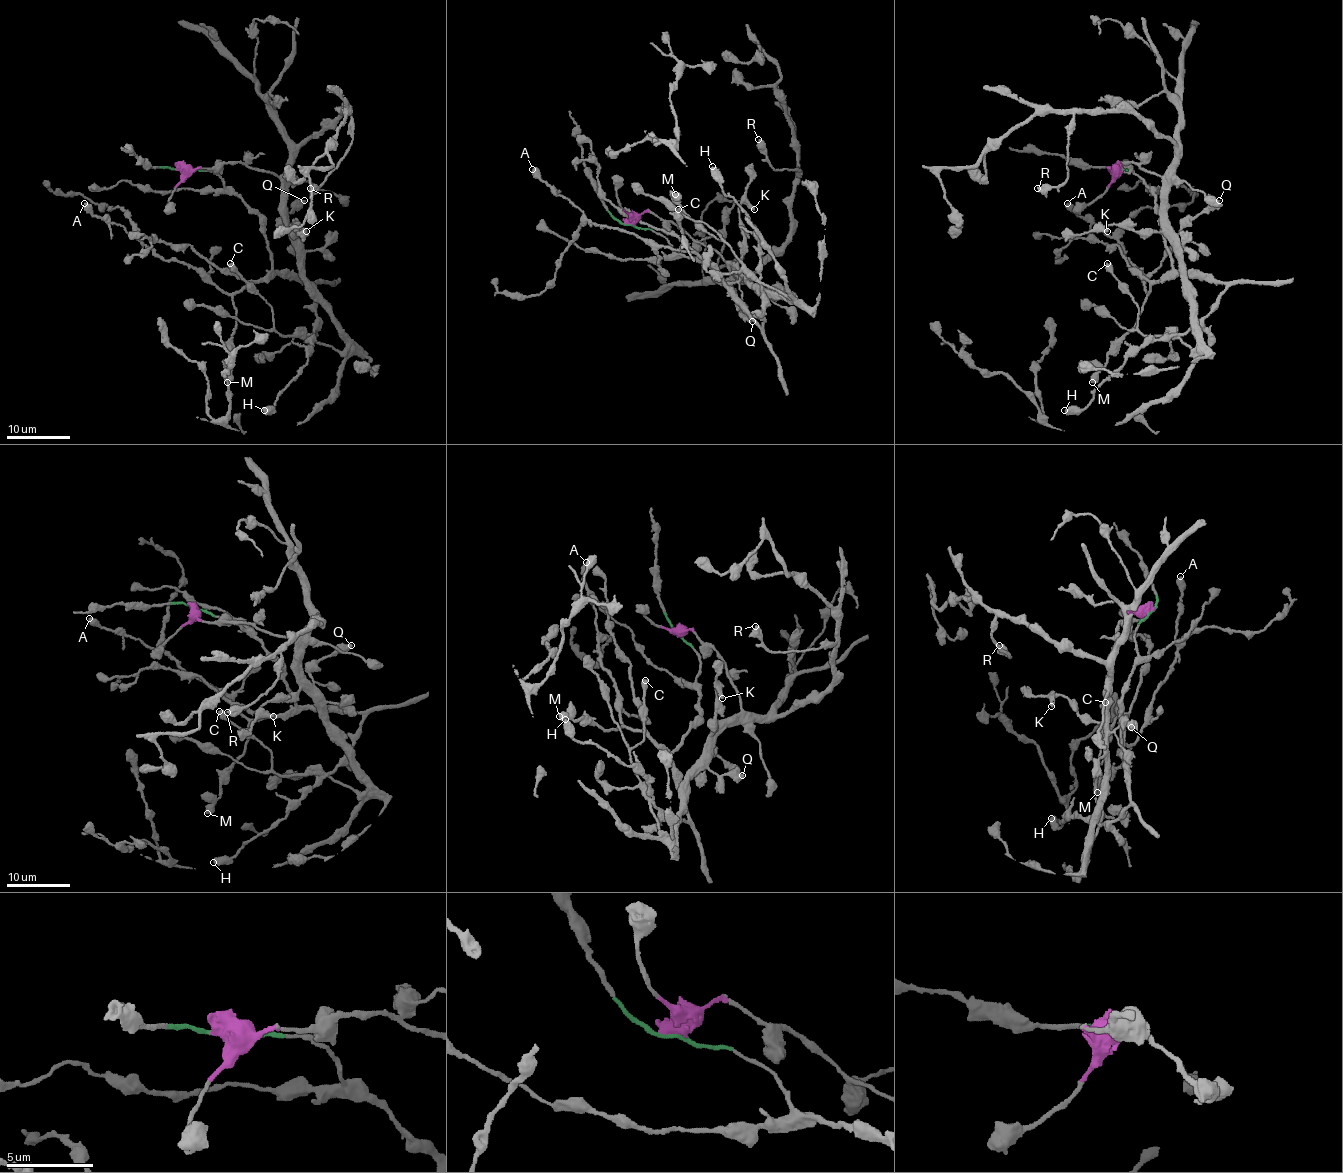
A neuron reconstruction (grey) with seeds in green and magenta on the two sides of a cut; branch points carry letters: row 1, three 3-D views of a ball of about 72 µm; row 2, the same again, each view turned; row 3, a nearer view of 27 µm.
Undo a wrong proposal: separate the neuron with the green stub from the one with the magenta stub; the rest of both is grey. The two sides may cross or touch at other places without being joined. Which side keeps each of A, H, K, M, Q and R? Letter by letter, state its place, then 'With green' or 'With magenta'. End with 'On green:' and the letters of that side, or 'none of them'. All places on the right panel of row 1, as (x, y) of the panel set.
A: Place: (1067, 203). With green
H: Place: (1064, 410). With green
K: Place: (1107, 231). With magenta
M: Place: (1092, 382). With green
Q: Place: (1219, 200). With magenta
R: Place: (1037, 188). With magenta
On green: A, H, M

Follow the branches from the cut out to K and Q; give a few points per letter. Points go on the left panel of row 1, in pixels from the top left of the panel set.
K: (180, 169), (242, 162), (269, 170), (279, 178), (287, 229), (295, 231), (290, 225), (300, 225), (306, 231)
Q: (180, 169), (242, 162), (273, 172), (281, 180), (284, 222), (292, 233), (284, 228), (284, 218), (304, 201)

